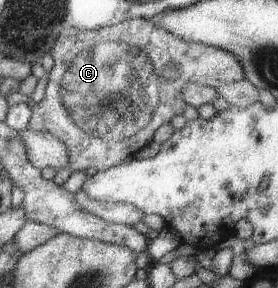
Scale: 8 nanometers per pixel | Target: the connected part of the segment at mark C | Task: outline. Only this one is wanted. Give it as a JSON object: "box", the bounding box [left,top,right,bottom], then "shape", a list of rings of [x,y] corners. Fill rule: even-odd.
{"box":[28,19,245,172],"shape":[[[151,19],[126,20],[96,31],[64,26],[50,54],[54,68],[47,74],[50,80],[44,99],[38,104],[31,103],[33,114],[28,128],[48,131],[62,140],[68,151],[69,167],[74,172],[89,168],[100,172],[108,170],[149,145],[162,124],[183,114],[187,105],[182,98],[184,84],[192,82],[216,89],[220,82],[245,79],[240,60],[228,50],[178,38],[170,30],[156,26]]]}

